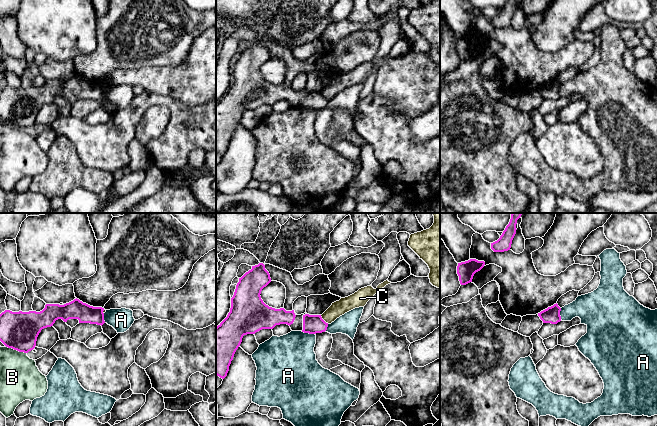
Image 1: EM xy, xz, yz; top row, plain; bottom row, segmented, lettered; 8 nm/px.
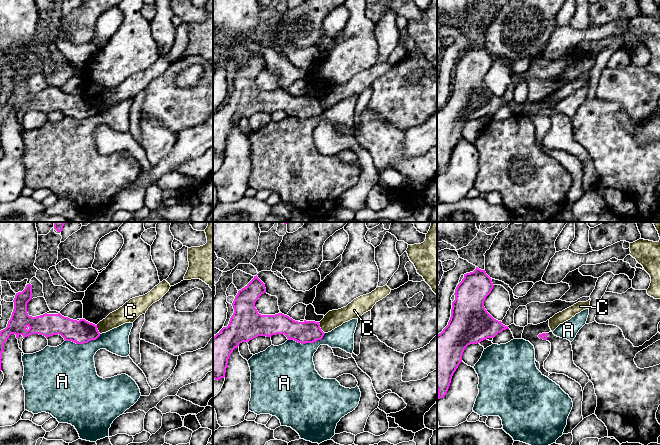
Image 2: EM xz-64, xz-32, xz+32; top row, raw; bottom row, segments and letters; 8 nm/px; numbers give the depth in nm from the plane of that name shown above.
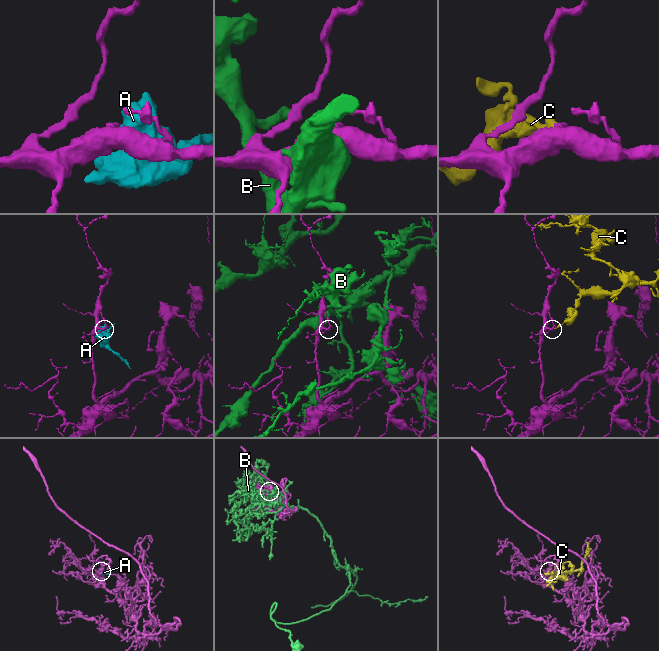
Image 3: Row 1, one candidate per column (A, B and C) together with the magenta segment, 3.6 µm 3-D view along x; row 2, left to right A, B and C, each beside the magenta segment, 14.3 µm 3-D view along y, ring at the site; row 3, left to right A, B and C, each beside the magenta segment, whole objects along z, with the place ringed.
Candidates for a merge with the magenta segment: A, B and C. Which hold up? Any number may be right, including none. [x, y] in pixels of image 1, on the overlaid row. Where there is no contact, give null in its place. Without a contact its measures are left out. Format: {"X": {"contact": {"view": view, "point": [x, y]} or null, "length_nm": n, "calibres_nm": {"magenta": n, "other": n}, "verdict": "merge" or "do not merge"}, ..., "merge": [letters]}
{"A": {"contact": {"view": "xz", "point": [308, 332]}, "length_nm": 110, "calibres_nm": {"magenta": 160, "other": 380}, "verdict": "do not merge"}, "B": {"contact": {"view": "xy", "point": [16, 349]}, "length_nm": 190, "calibres_nm": {"magenta": 300, "other": 340}, "verdict": "do not merge"}, "C": {"contact": {"view": "xz", "point": [323, 320]}, "length_nm": 100, "calibres_nm": {"magenta": 160, "other": 120}, "verdict": "do not merge"}, "merge": []}

